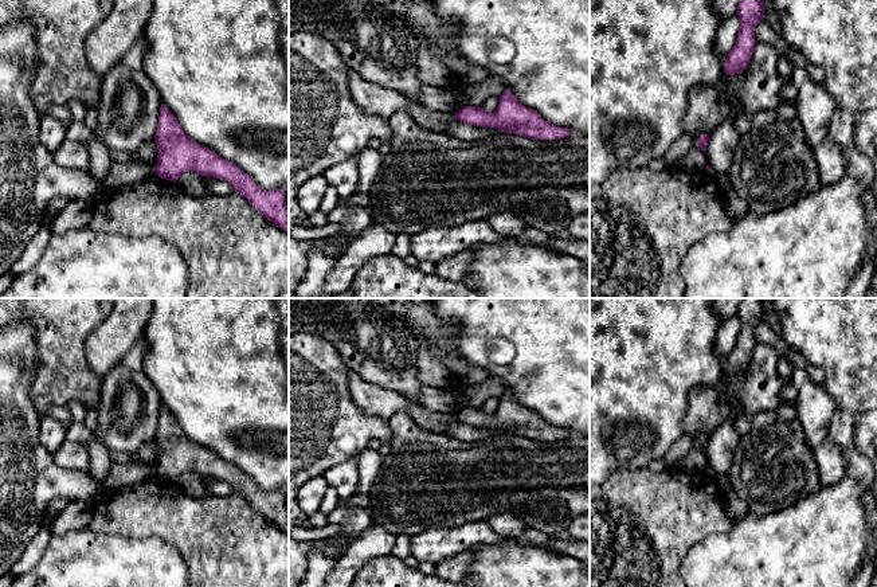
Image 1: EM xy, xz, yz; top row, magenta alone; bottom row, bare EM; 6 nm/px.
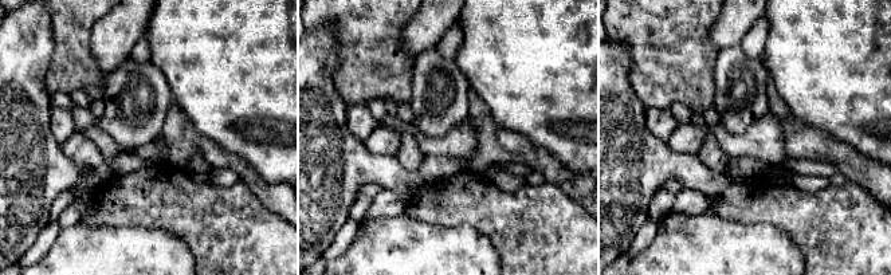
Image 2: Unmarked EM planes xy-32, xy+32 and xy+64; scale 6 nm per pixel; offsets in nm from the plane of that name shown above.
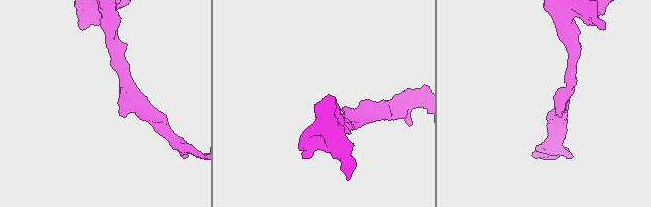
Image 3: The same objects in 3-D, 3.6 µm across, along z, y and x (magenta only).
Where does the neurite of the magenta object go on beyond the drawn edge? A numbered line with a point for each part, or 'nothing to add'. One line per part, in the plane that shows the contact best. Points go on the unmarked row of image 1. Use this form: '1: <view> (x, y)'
nothing to add

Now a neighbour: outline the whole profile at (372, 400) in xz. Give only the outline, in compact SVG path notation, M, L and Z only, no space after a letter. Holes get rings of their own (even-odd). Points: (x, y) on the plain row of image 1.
M352 372L349 373L349 392L357 408L368 416L388 420L395 412L404 411L424 430L446 426L457 420L455 414L435 412L399 392L369 384Z

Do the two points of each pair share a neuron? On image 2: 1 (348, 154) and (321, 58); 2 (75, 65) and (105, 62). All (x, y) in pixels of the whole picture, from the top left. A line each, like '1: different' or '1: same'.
1: same
2: different

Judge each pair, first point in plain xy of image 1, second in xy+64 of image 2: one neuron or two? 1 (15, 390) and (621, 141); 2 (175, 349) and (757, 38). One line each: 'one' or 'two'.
1: one
2: two

